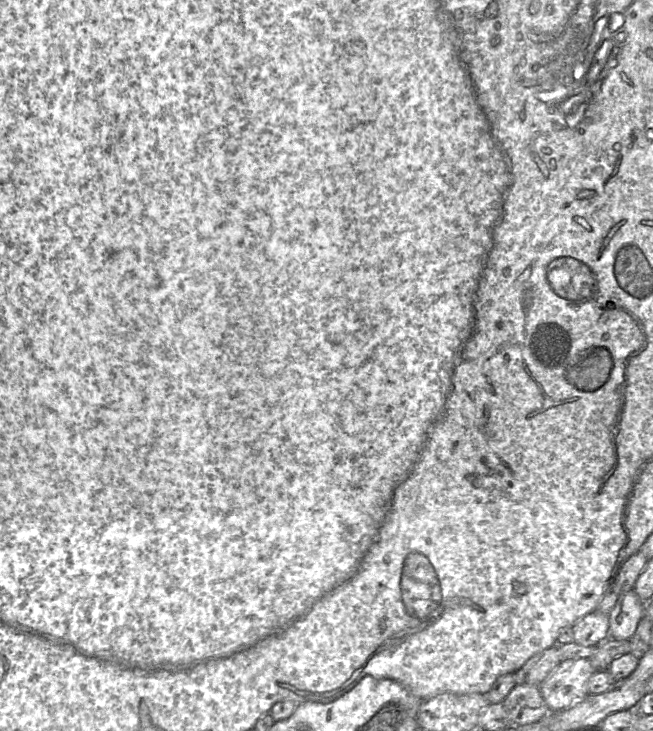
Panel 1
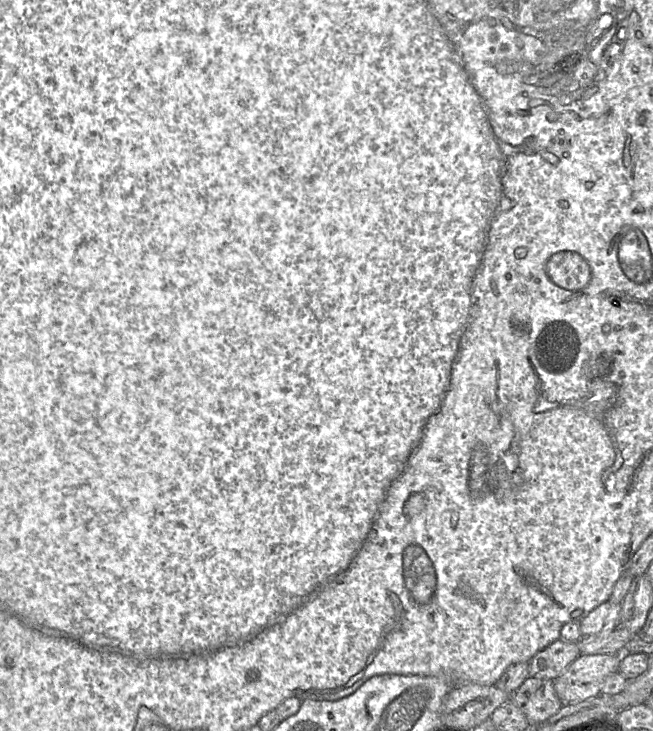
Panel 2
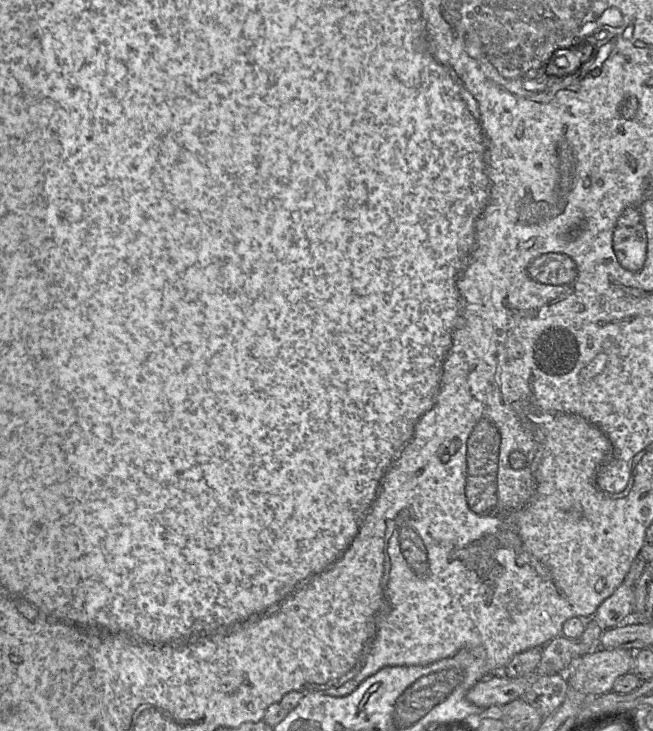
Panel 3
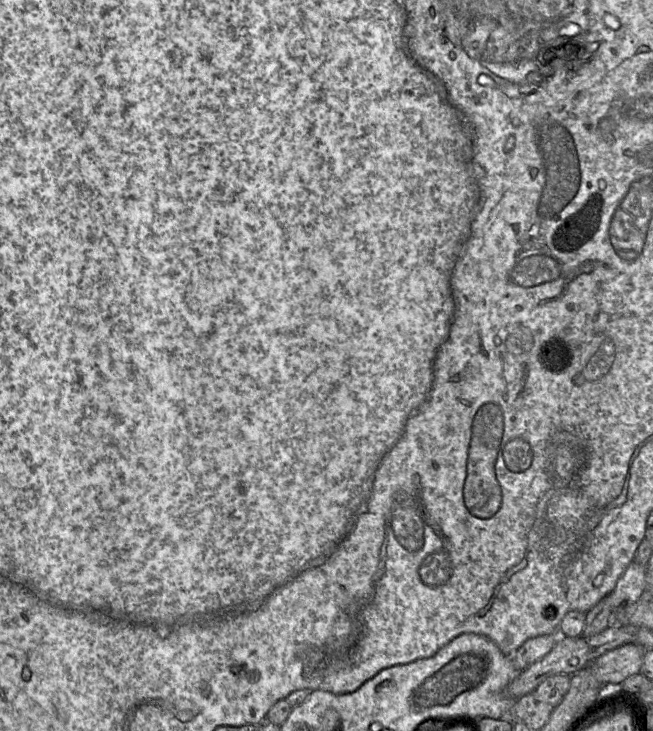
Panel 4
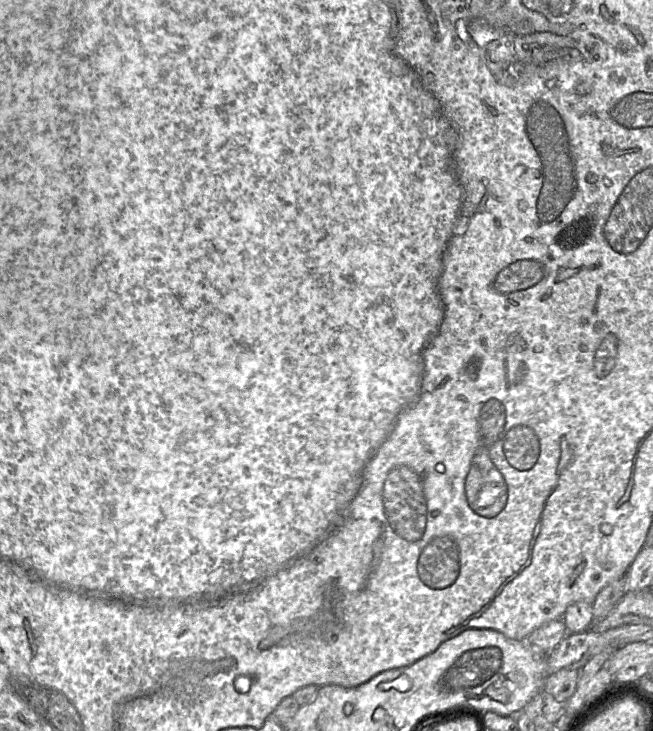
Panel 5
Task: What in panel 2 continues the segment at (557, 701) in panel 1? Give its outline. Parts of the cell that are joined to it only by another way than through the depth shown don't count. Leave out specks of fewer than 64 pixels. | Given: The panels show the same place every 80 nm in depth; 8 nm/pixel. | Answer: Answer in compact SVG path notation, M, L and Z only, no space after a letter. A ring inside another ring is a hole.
M620 654L580 655L553 680L562 704L575 704L601 694L605 678L618 671L620 659Z

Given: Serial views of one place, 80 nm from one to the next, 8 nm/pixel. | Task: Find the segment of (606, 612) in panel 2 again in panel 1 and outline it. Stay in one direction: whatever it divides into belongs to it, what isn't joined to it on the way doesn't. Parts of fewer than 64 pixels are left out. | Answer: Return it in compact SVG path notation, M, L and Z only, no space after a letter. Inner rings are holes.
M594 610L572 627L575 643L583 646L597 645L609 638L609 615Z

